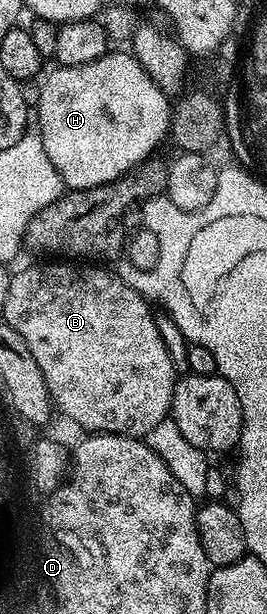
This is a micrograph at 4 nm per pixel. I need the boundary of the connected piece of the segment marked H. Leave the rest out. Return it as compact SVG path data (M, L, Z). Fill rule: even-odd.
M109 51L101 55L98 59L94 59L90 63L82 63L81 65L60 65L43 74L40 85L40 102L34 105L34 109L40 112L40 130L38 136L42 147L46 151L46 155L50 159L50 163L54 165L54 171L60 176L61 182L69 190L73 189L93 189L99 185L111 185L112 182L117 181L120 177L129 176L137 167L143 166L144 161L156 148L160 145L160 140L163 137L167 138L170 133L170 126L172 123L173 110L168 109L168 101L170 101L169 94L160 90L154 83L154 79L150 79L150 75L146 75L146 71L138 63L138 59L133 57L131 52L124 51L124 53L115 53Z

